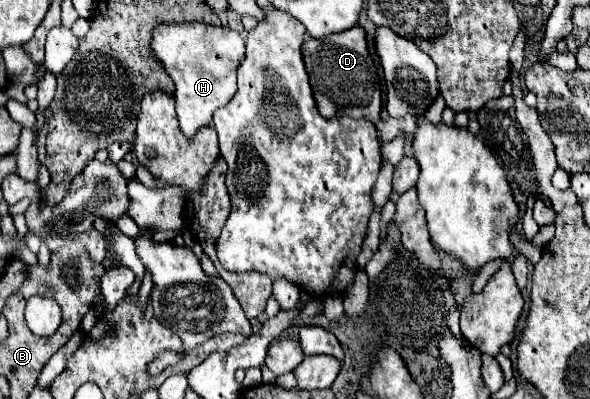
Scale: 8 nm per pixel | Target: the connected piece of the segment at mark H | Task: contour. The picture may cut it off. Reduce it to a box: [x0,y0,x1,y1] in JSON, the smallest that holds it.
[150,22,244,138]

